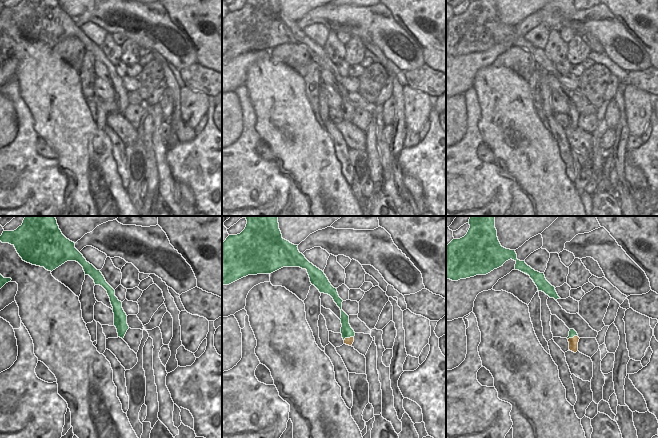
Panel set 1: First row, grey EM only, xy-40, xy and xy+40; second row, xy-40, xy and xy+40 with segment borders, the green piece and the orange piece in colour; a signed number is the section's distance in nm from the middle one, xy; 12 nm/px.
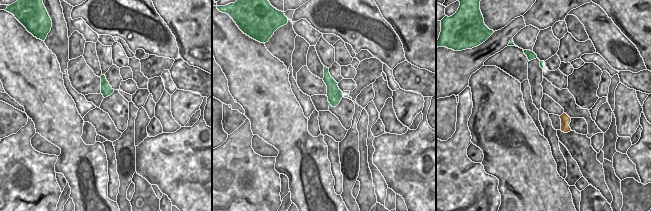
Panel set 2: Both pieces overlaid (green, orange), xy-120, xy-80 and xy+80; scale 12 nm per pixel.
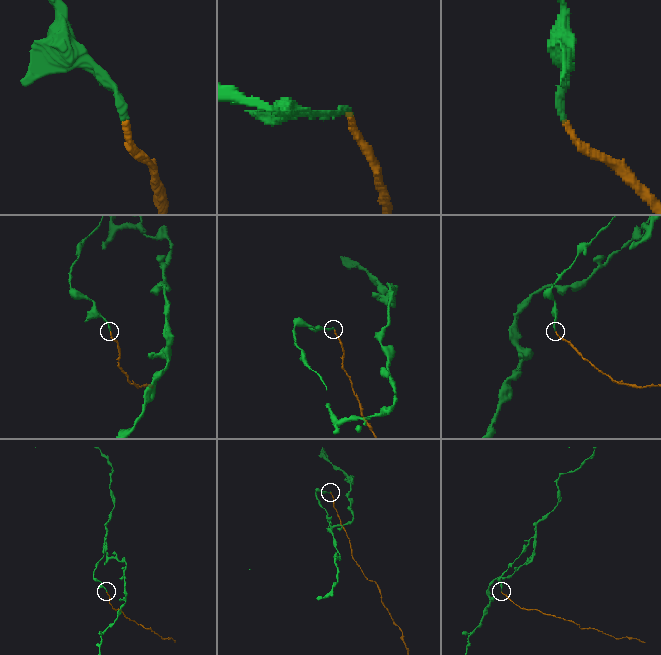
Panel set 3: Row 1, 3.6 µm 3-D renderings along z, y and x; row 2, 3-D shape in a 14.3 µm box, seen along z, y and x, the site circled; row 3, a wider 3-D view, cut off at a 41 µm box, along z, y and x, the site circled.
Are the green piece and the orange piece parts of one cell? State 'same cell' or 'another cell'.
another cell

